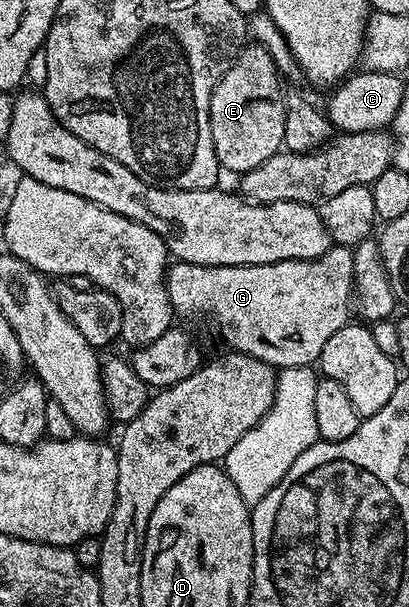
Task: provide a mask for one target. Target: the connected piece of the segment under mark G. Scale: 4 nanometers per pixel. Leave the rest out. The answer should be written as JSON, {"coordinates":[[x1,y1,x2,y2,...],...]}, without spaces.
{"coordinates":[[330,244,323,255,315,259,287,259,266,265,196,265,174,260,172,272,189,276,189,298,173,297,173,308,178,314,189,313,193,317,213,317,223,340,235,353,246,353,280,371,313,365,327,344,327,339,350,324,349,309,354,308,353,249,348,245]]}

